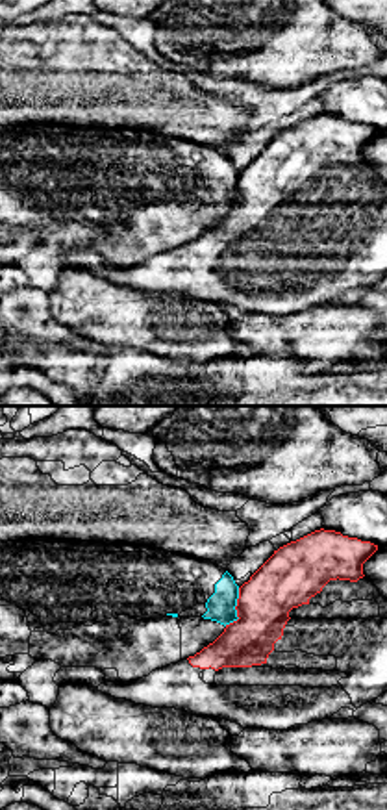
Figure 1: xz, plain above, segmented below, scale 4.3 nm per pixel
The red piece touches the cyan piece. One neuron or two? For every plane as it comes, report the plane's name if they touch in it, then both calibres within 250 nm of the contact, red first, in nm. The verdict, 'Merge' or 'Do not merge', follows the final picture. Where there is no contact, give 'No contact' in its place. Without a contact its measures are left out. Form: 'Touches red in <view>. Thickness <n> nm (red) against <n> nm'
Touches red in xz. Thickness 240 nm (red) against 130 nm

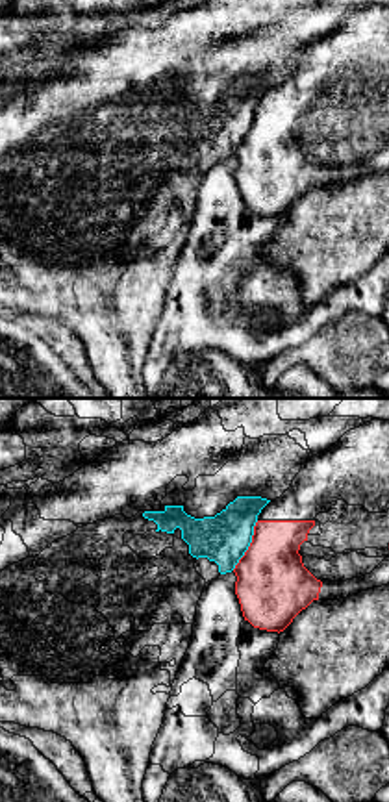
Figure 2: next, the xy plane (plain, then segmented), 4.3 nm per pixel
Touches red in xy. Thickness 320 nm (red) against 220 nm

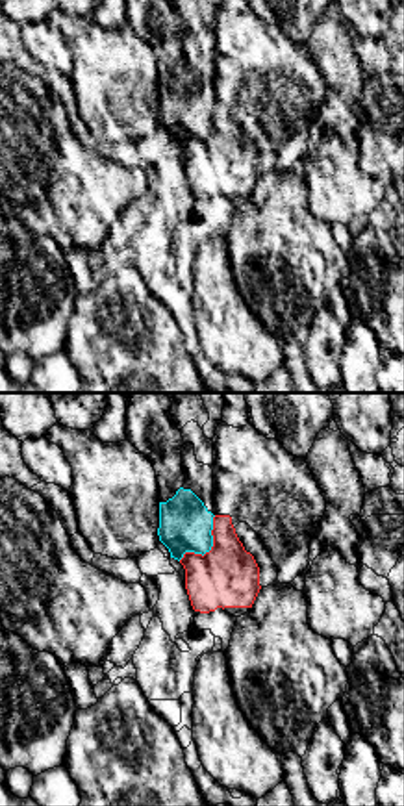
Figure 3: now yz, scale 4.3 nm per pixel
Touches red in yz. Thickness 280 nm (red) against 220 nm

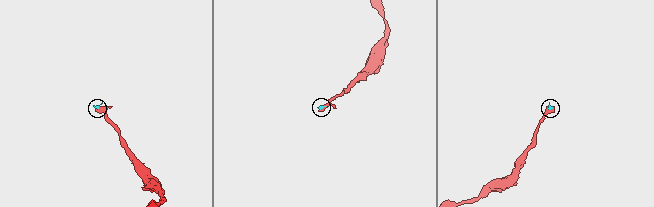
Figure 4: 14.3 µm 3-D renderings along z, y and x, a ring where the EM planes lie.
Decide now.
Do not merge

